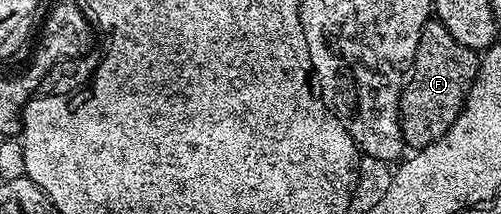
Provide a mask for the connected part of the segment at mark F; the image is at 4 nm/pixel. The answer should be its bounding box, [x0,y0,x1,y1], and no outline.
[401,19,478,151]

